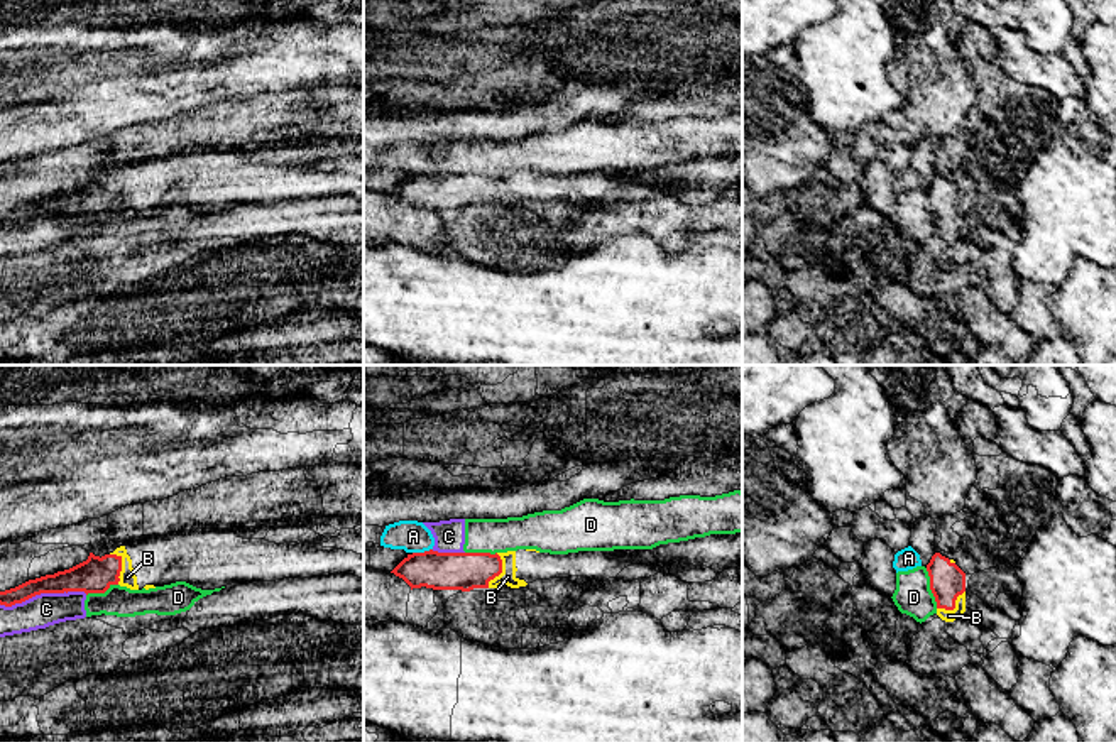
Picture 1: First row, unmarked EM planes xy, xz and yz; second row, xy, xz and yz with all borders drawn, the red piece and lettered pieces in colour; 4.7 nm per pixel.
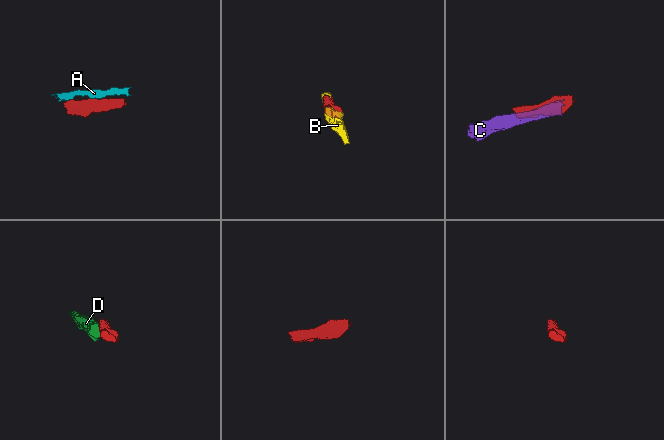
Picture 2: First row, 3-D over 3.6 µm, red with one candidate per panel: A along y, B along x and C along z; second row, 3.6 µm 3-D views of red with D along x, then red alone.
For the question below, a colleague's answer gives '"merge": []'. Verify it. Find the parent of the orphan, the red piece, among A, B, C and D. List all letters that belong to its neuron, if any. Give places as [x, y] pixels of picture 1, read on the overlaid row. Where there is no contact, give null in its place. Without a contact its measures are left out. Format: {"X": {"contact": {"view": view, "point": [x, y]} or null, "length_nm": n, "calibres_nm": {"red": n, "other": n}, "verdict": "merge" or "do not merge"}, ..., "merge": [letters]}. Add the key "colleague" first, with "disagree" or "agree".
{"colleague": "disagree", "A": {"contact": {"view": "xz", "point": [421, 553]}, "length_nm": 100, "calibres_nm": {"red": 180, "other": 150}, "verdict": "do not merge"}, "B": {"contact": {"view": "xy", "point": [120, 567]}, "length_nm": 160, "calibres_nm": {"red": 170, "other": 80}, "verdict": "merge"}, "C": {"contact": {"view": "xy", "point": [43, 592]}, "length_nm": 420, "calibres_nm": {"red": 160, "other": 160}, "verdict": "do not merge"}, "D": {"contact": {"view": "yz", "point": [930, 589]}, "length_nm": 200, "calibres_nm": {"red": 170, "other": 180}, "verdict": "do not merge"}, "merge": ["B"]}

